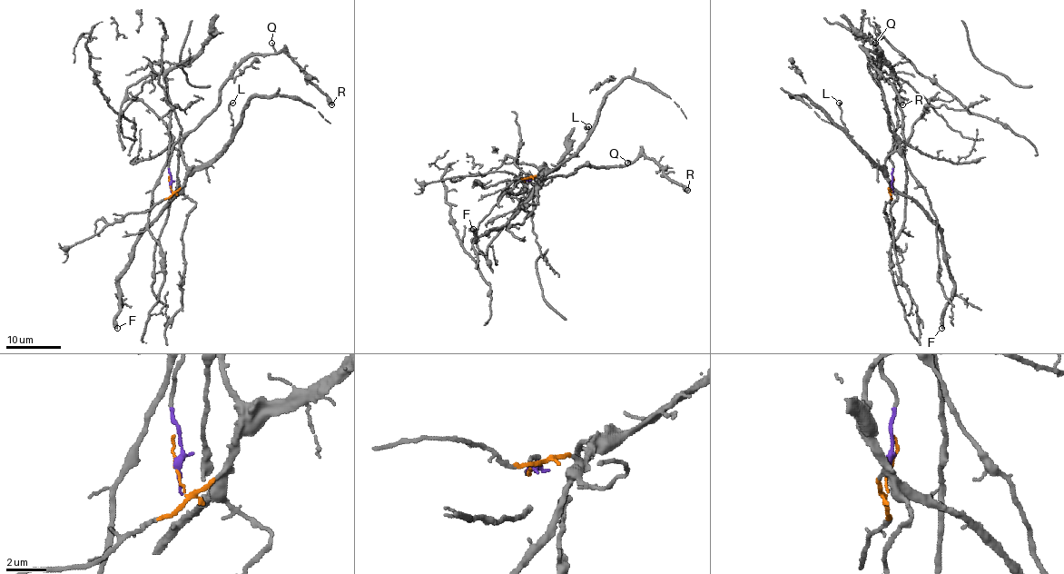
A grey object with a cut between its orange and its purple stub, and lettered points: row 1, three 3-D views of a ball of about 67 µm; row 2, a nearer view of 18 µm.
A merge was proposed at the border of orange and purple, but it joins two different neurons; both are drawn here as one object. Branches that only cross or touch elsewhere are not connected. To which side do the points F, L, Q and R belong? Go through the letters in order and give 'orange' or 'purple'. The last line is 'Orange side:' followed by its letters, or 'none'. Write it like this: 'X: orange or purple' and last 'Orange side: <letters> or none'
F: orange
L: orange
Q: purple
R: purple
Orange side: F, L

